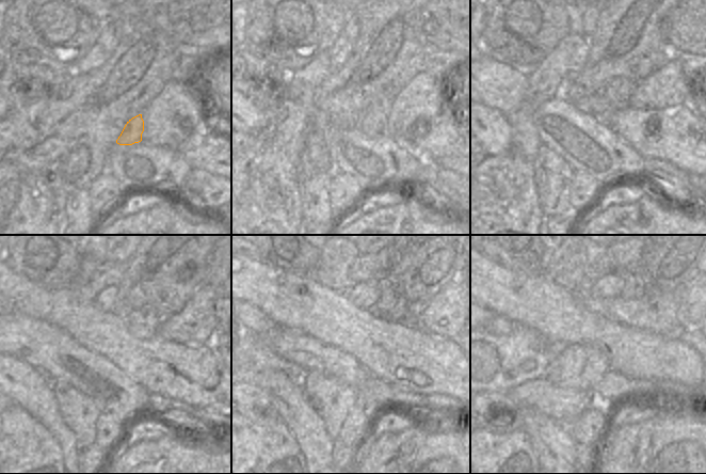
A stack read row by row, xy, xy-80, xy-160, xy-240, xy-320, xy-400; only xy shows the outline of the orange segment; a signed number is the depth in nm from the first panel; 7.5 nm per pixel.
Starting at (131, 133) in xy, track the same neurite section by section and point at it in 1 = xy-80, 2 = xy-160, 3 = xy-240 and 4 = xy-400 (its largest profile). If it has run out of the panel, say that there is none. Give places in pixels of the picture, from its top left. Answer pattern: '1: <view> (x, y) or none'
1: xy-80 (373, 120)
2: xy-160 (619, 91)
3: xy-240 (144, 322)
4: xy-400 (632, 286)

